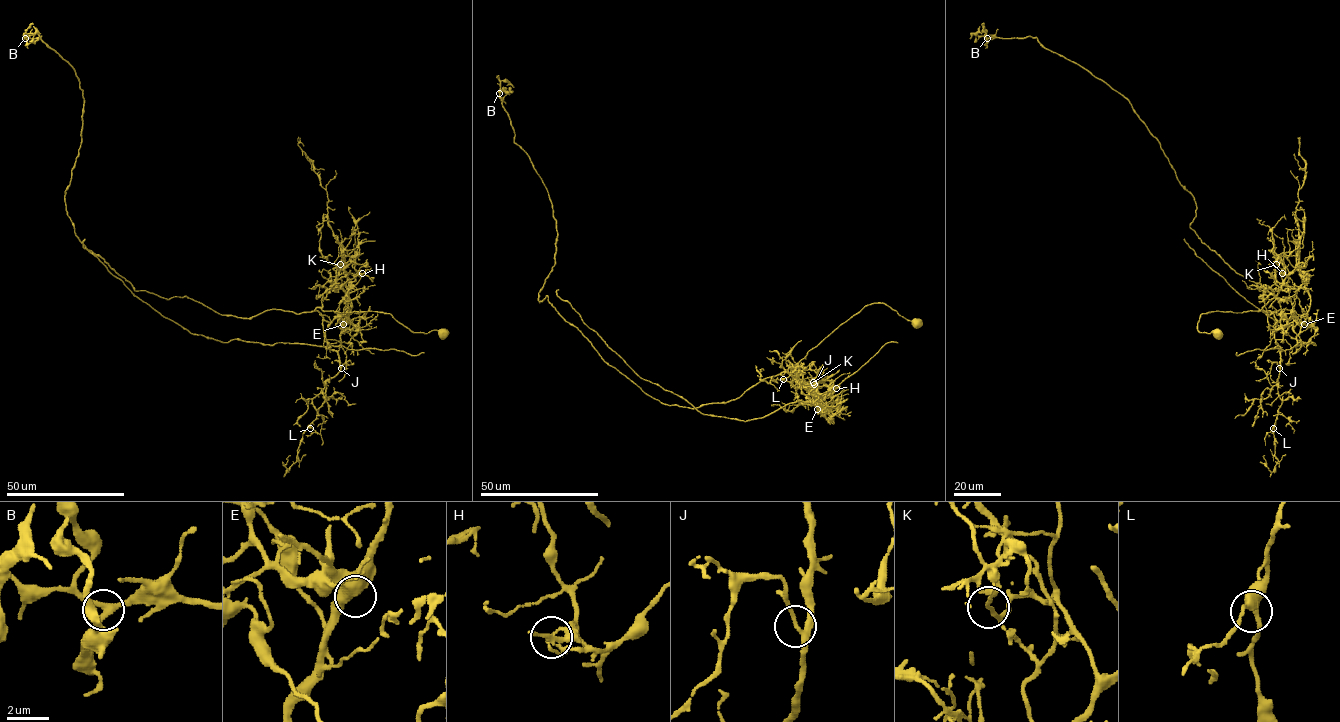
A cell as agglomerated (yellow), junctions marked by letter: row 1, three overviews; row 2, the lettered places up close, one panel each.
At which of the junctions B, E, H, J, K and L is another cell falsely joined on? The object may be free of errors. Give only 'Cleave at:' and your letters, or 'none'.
Cleave at: H

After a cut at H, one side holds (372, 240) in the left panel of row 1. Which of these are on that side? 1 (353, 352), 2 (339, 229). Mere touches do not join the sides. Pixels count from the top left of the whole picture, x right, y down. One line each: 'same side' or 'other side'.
1: other side
2: other side

